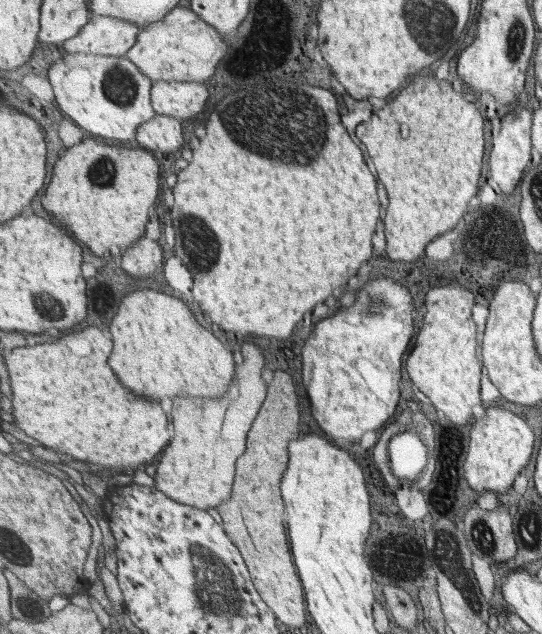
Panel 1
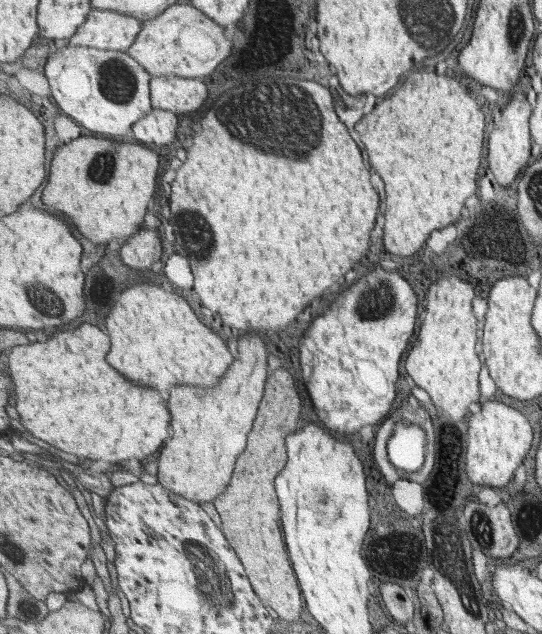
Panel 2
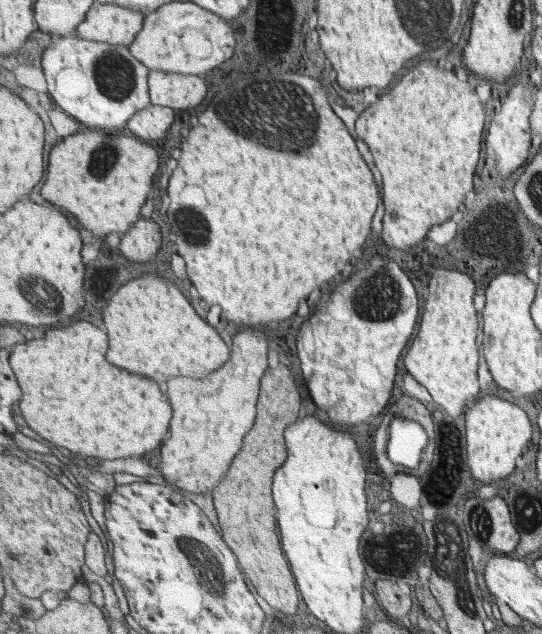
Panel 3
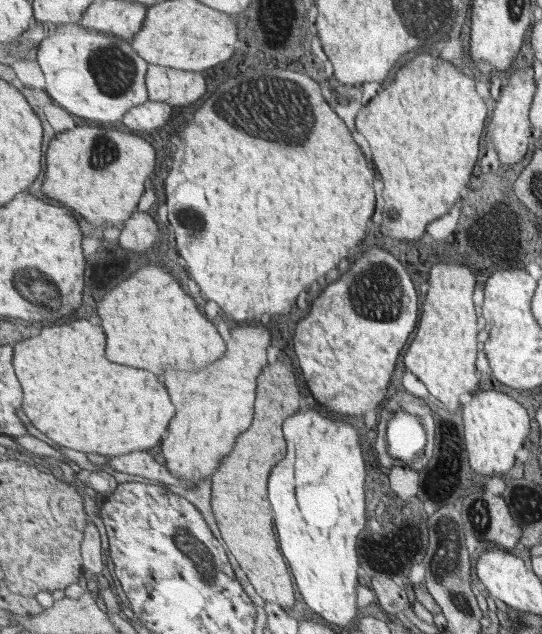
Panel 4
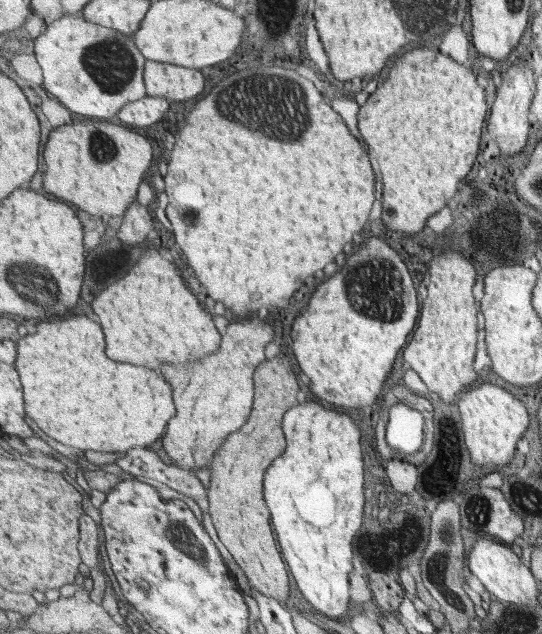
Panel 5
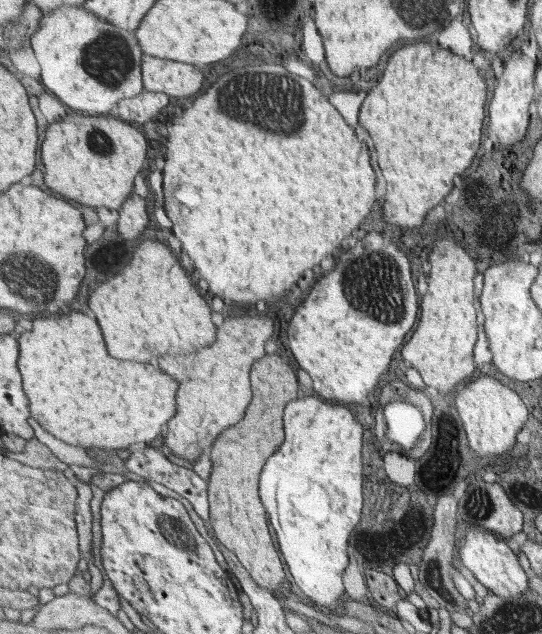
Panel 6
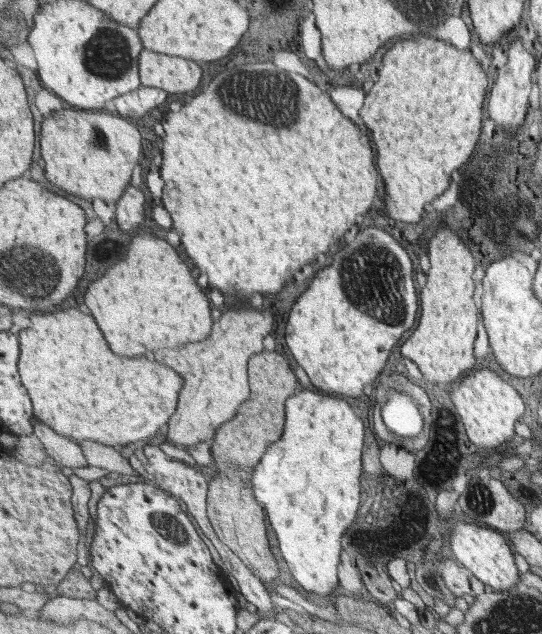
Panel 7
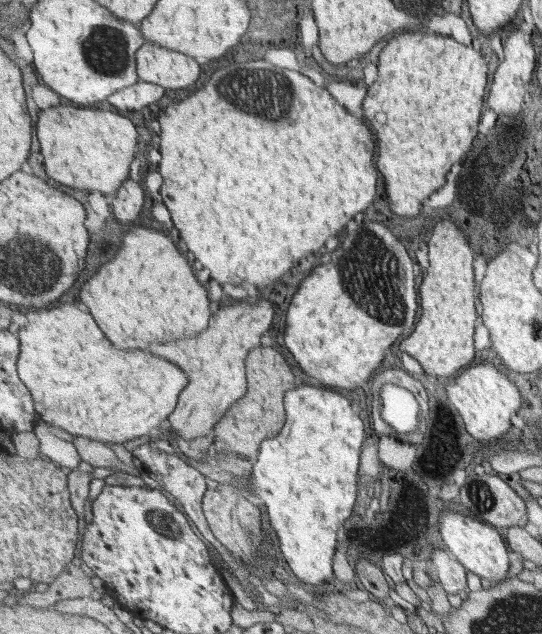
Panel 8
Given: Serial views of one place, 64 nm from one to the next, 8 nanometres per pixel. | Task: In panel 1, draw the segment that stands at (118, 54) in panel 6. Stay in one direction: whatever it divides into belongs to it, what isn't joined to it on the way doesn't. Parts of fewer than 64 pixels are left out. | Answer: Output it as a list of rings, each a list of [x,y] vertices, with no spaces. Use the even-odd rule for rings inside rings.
[[[61,51],[63,57],[51,65],[47,74],[55,100],[66,118],[91,132],[94,138],[113,143],[136,144],[138,128],[157,115],[152,105],[153,81],[127,56],[101,56],[92,52],[73,54]]]

